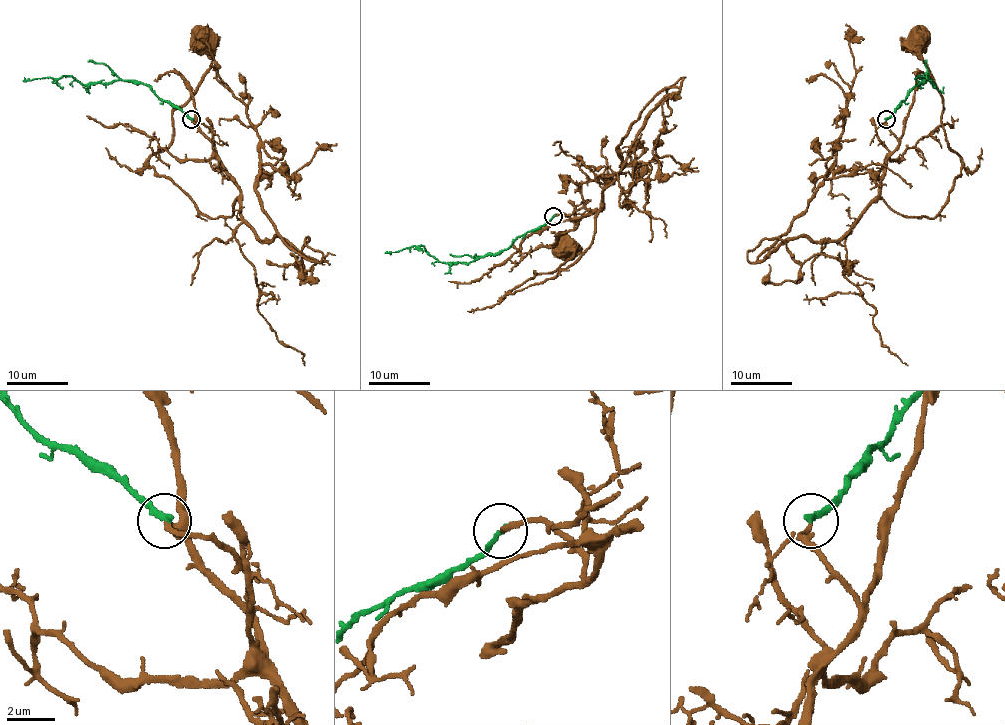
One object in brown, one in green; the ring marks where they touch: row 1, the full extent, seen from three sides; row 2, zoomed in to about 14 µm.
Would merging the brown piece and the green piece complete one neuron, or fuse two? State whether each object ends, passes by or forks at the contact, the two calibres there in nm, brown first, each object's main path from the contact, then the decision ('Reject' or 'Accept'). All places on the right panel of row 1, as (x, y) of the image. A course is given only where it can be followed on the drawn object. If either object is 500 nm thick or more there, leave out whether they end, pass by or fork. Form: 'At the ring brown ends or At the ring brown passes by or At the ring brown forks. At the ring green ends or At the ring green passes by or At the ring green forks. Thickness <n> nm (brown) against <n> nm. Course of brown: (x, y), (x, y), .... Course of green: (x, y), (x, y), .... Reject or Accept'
At the ring brown ends. At the ring green ends. Thickness 200 nm (brown) against 240 nm. Course of brown: (886, 120), (898, 141), (879, 196), (893, 210), (933, 218), (964, 166), (948, 146), (942, 97), (919, 42). Course of green: (886, 120), (919, 83), (927, 80), (933, 85), (927, 77), (916, 77), (922, 80), (922, 77). Reject

